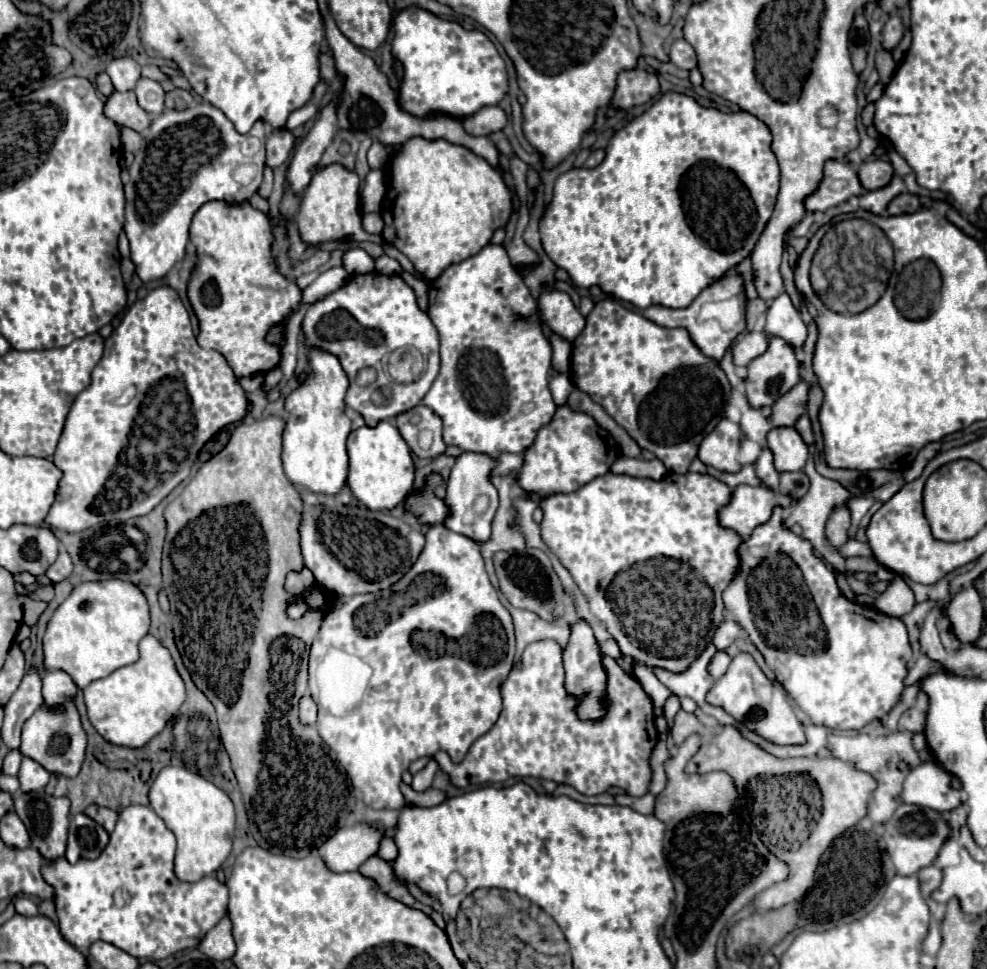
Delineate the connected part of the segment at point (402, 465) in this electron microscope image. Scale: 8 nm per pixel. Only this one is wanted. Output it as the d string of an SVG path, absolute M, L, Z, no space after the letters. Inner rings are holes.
M382 421L378 427L362 427L352 431L348 437L348 455L348 487L368 509L390 511L408 497L414 485L414 461L410 447L390 421Z

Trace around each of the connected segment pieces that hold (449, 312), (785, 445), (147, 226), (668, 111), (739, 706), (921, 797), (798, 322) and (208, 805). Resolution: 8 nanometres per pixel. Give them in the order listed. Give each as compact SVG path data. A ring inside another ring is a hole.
M488 243L480 253L468 257L462 263L456 263L456 265L448 267L438 279L430 281L428 317L432 319L432 323L436 325L436 329L440 333L440 371L438 371L438 377L434 379L430 391L424 395L422 405L430 407L442 419L446 445L456 445L462 451L474 451L474 453L486 453L486 455L496 455L496 453L524 453L528 447L532 447L532 443L534 443L540 427L548 425L552 421L552 415L556 413L556 405L554 405L552 395L550 395L550 389L548 389L552 347L550 347L550 341L544 337L542 327L540 327L540 321L536 317L536 301L530 295L528 287L524 285L524 281L522 281L520 273L516 271L516 267L510 263L504 245Z
M774 427L768 433L768 449L774 453L776 471L802 471L808 447L794 427Z
M202 101L202 103L190 105L182 111L166 109L158 119L152 121L152 125L146 133L146 143L148 143L148 149L146 149L146 159L144 159L144 165L140 171L142 177L132 179L124 187L124 193L126 193L124 231L130 241L136 275L144 283L166 277L166 273L174 267L174 263L184 257L190 221L200 205L204 205L206 201L212 201L212 199L222 199L228 203L248 201L258 191L258 187L262 183L266 135L264 135L264 121L256 121L254 127L250 129L250 133L240 135L234 129L232 121L220 109ZM240 165L256 165L256 175L246 185L242 185L234 179L234 173Z
M662 95L642 117L612 137L606 147L606 159L598 167L570 169L556 179L554 197L540 217L544 251L558 267L568 271L572 283L578 287L598 285L604 293L628 301L638 309L650 305L688 307L702 289L722 279L752 253L772 215L780 169L770 151L770 137L766 123L750 113L722 113L700 107L686 95ZM702 161L714 161L718 167L734 171L744 181L748 197L714 195L720 193L720 187L706 187L708 191L704 191L702 173L694 173L694 177L692 173L686 175L688 169L698 167Z
M738 653L732 659L728 673L714 683L714 687L706 695L706 701L722 707L732 717L740 719L744 725L748 725L750 729L758 731L762 737L766 737L778 745L800 745L806 741L802 723L798 721L794 709L790 707L784 689L778 683L772 683L762 673L762 669L756 665L756 661L752 659L750 653Z
M932 761L922 763L908 773L904 781L902 801L942 813L956 809L962 803L962 795L950 787L950 773Z
M786 293L778 295L770 303L764 329L766 329L766 333L770 333L774 337L786 339L796 349L802 347L802 343L806 341L806 335L808 335L808 329L800 317L800 311L792 305L792 301Z
M164 767L150 789L150 805L178 839L174 871L180 881L200 881L226 861L232 851L236 813L230 797L212 781L186 767Z

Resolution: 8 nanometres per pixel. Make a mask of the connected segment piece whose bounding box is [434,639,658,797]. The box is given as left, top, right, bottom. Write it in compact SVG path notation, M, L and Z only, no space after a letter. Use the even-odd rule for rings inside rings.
M552 639L530 643L522 653L522 667L514 667L508 673L508 679L500 685L502 711L492 729L472 743L462 763L452 763L446 751L438 751L434 755L438 767L450 777L452 785L468 787L482 783L498 783L506 781L508 777L538 777L572 785L584 795L598 795L614 785L624 789L628 795L636 797L648 793L652 781L650 753L658 743L658 731L652 717L654 715L652 699L646 695L636 677L626 675L610 655L602 655L604 673L608 675L608 683L602 697L602 707L606 709L606 715L596 721L580 719L576 713L578 699L576 695L568 695L564 687L562 651L564 649Z

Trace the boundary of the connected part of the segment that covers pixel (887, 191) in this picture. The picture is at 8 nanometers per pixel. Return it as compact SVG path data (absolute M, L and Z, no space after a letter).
M896 175L888 187L882 187L880 191L864 193L864 195L860 197L860 209L866 209L866 211L870 211L870 213L874 213L874 215L882 215L882 213L886 213L888 203L890 203L896 195L900 195L900 193L906 193L906 185L904 185L902 177Z

